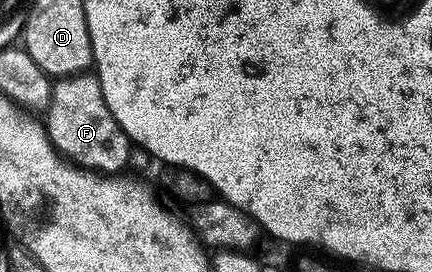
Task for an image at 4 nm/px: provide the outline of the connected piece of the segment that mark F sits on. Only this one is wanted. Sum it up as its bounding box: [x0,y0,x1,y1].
[43,74,131,176]

